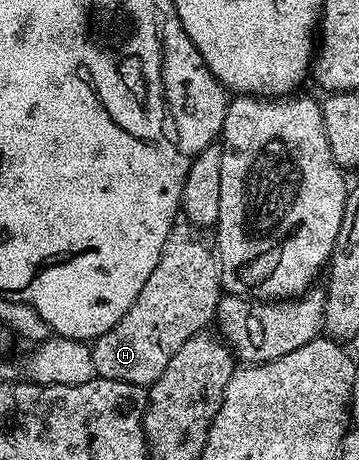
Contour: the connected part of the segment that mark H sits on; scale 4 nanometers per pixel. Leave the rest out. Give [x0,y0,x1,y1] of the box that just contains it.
[91,223,221,387]

